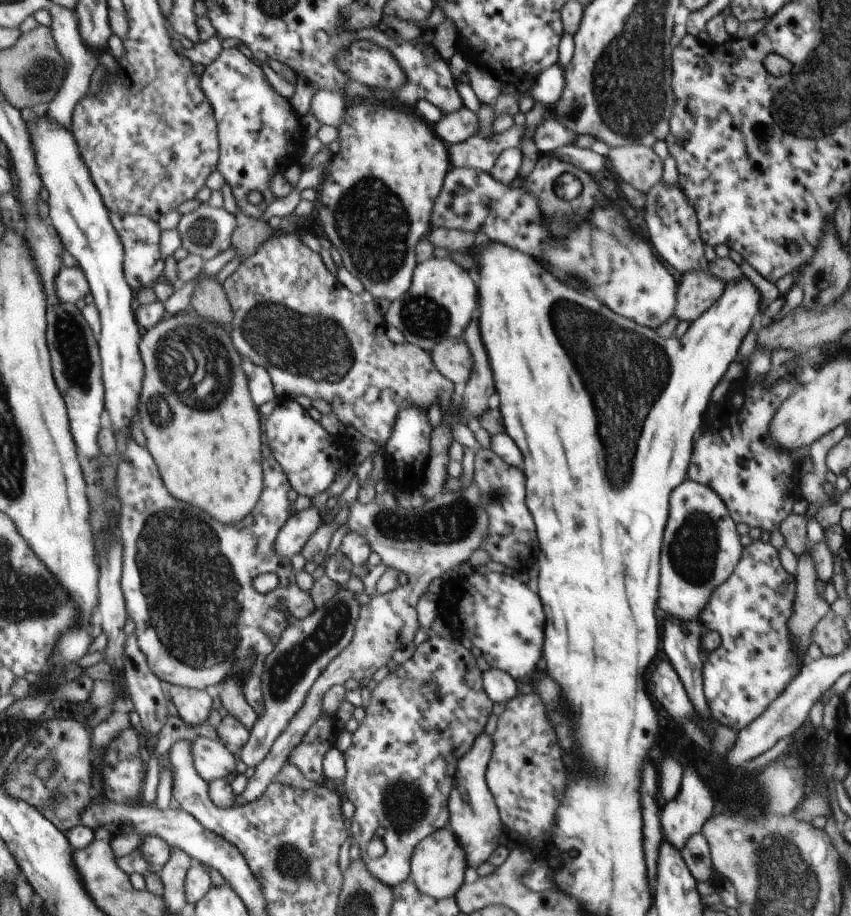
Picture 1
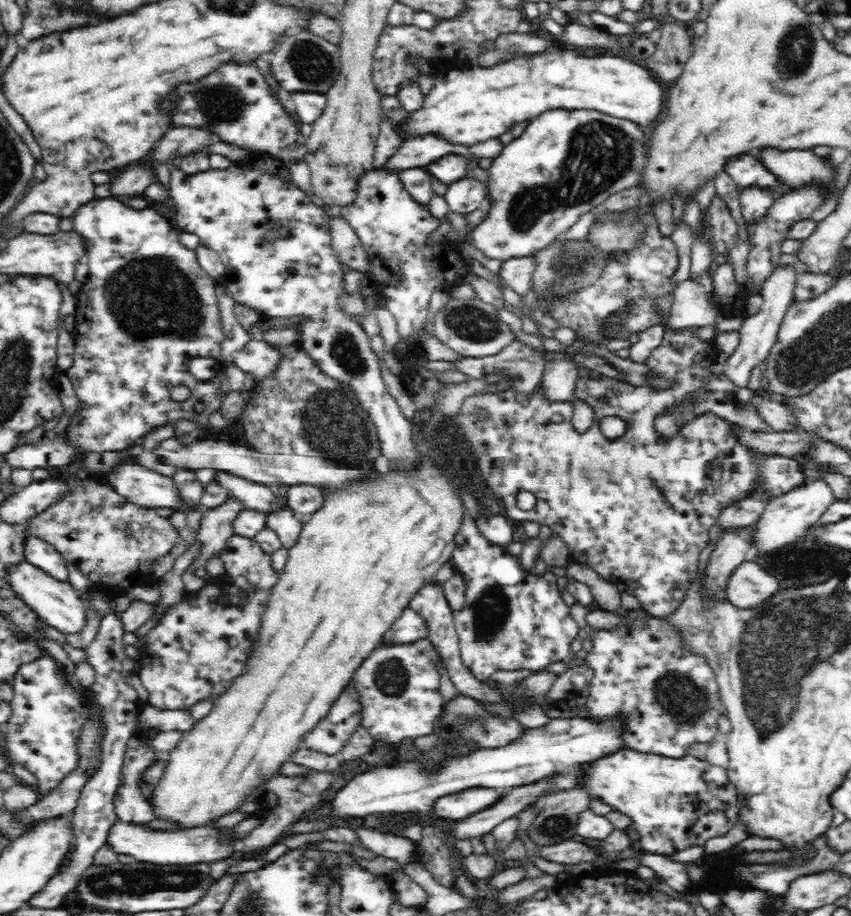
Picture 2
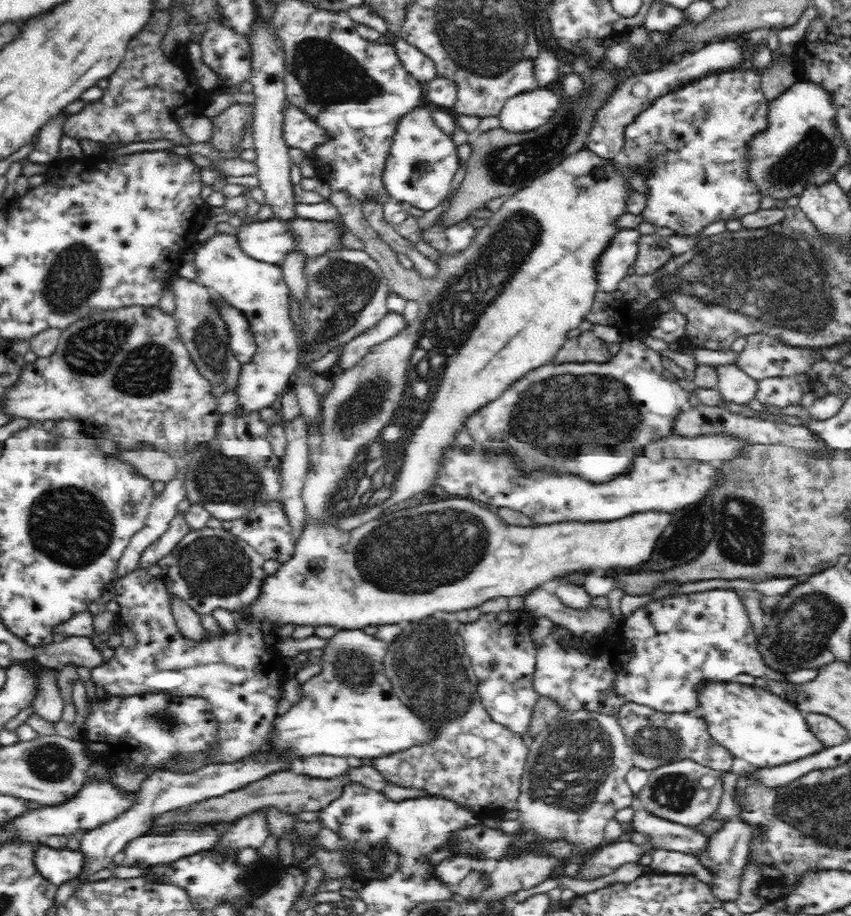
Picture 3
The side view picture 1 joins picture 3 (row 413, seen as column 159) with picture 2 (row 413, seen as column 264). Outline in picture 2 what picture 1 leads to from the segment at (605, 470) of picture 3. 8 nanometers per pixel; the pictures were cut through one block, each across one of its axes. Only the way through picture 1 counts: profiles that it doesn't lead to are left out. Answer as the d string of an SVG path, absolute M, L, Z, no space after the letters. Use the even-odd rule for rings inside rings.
M664 325L664 336L662 336L662 342L654 350L652 350L651 356L647 359L648 364L657 374L667 376L667 378L676 379L678 384L674 385L670 391L654 391L649 386L630 386L625 382L618 381L617 379L606 377L605 375L599 375L598 378L589 378L589 376L580 376L574 383L574 400L580 400L584 404L588 404L592 411L594 411L593 422L591 428L580 433L574 429L572 425L572 414L574 408L572 402L553 402L549 400L546 395L544 387L540 385L534 385L531 389L532 392L517 392L517 390L510 390L508 388L505 391L497 393L481 393L475 396L468 396L464 400L464 404L461 407L460 412L460 425L462 425L464 435L468 437L469 446L472 447L472 454L476 458L478 471L486 488L492 492L496 502L499 502L502 506L502 513L511 522L518 521L530 521L539 525L549 526L559 536L567 546L569 560L571 563L578 563L588 565L590 568L595 569L599 575L606 580L606 582L612 583L620 592L627 592L630 596L636 596L638 602L640 602L641 609L648 611L650 615L656 617L671 617L673 613L676 613L680 609L680 605L684 600L687 588L690 581L698 572L698 562L700 560L700 552L706 548L709 541L708 531L711 526L717 523L720 513L728 506L735 507L737 500L743 497L746 493L749 493L754 487L760 487L766 491L768 498L772 498L794 488L800 483L806 482L804 475L800 473L800 465L794 458L783 457L778 454L759 456L760 452L752 451L753 449L742 446L734 435L730 432L730 422L716 418L716 416L710 412L707 414L694 415L691 421L686 421L683 425L679 426L679 429L670 435L667 439L664 435L658 434L656 429L656 418L662 416L662 414L670 415L674 413L679 404L682 404L687 398L687 395L697 392L699 388L708 386L708 382L715 378L714 372L712 372L712 366L716 363L718 358L719 349L717 348L717 340L702 340L698 336L698 326L688 326L688 328L672 328L668 325ZM606 416L616 416L621 418L626 425L626 430L622 436L618 436L616 440L609 439L602 433L600 429L600 420L606 418ZM526 490L534 494L536 498L536 504L532 510L522 510L516 505L516 496L519 492Z

